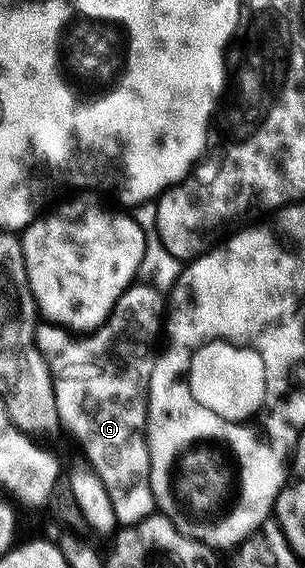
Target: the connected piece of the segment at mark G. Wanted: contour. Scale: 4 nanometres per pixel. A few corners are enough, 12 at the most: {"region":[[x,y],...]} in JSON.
{"region":[[133,283],[36,345],[121,525],[156,508],[148,387],[166,296]]}

